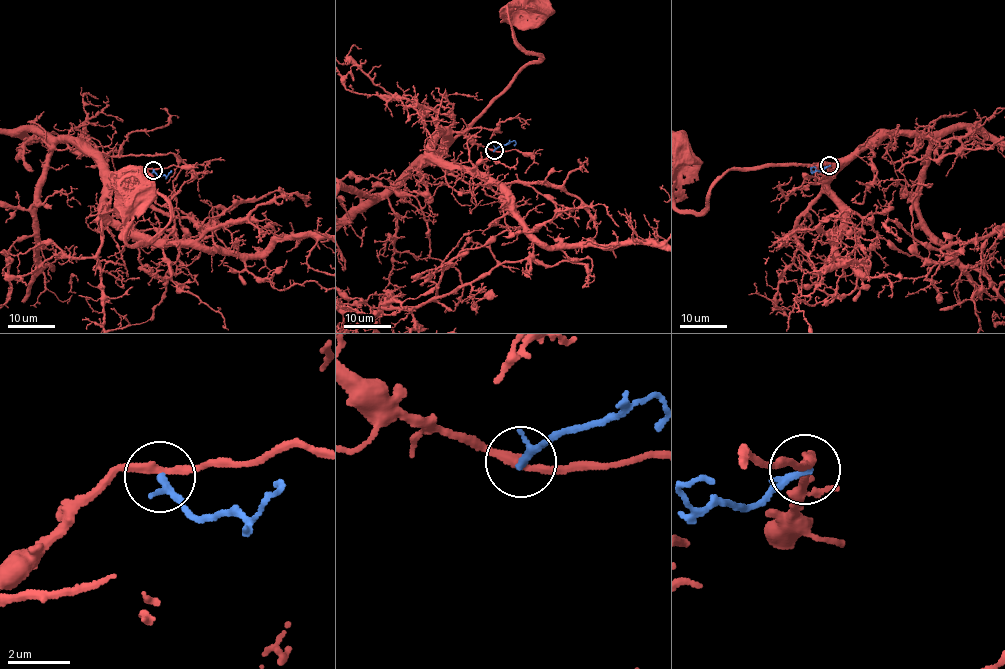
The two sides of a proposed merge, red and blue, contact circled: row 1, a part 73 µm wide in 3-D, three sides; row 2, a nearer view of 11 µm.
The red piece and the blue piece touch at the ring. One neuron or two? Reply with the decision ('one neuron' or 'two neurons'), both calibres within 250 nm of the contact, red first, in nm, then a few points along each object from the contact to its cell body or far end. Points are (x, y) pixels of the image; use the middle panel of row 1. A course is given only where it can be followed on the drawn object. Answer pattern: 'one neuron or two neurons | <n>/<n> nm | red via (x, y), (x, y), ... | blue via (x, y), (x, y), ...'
two neurons | 260/180 nm | red via (494, 151), (461, 133), (451, 134), (456, 137), (464, 131), (542, 55), (516, 40), (507, 8), (533, 2) | blue via (494, 151), (513, 141), (514, 146)

